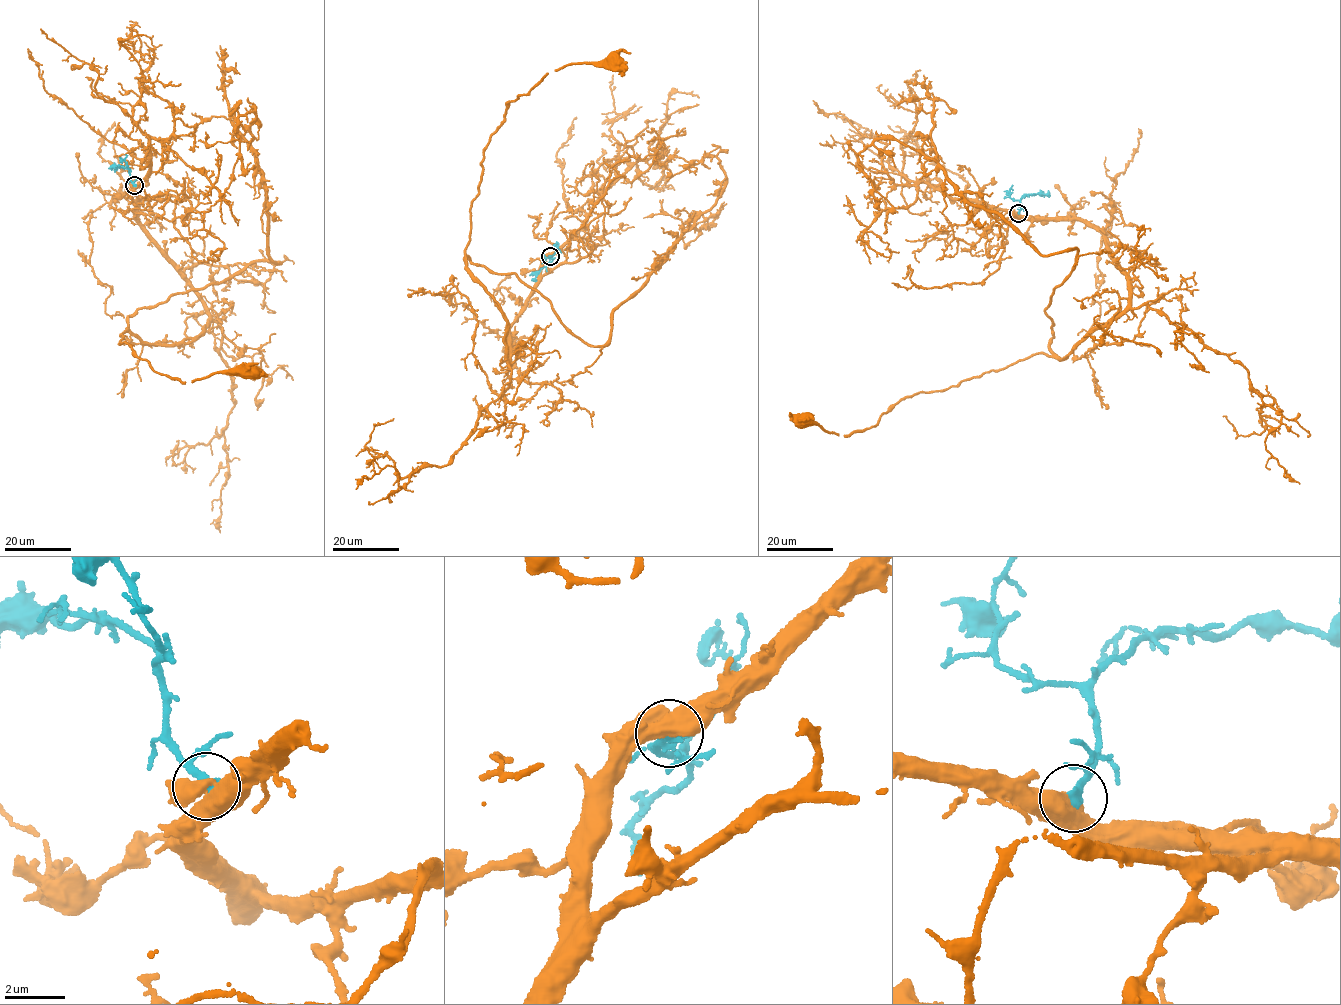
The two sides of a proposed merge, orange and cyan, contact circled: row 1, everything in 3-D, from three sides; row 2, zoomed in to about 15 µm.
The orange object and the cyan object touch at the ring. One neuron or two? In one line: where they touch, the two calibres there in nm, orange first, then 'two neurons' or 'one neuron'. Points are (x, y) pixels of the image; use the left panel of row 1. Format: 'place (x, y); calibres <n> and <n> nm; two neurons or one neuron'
place (134, 185); calibres 460 and 340 nm; one neuron

